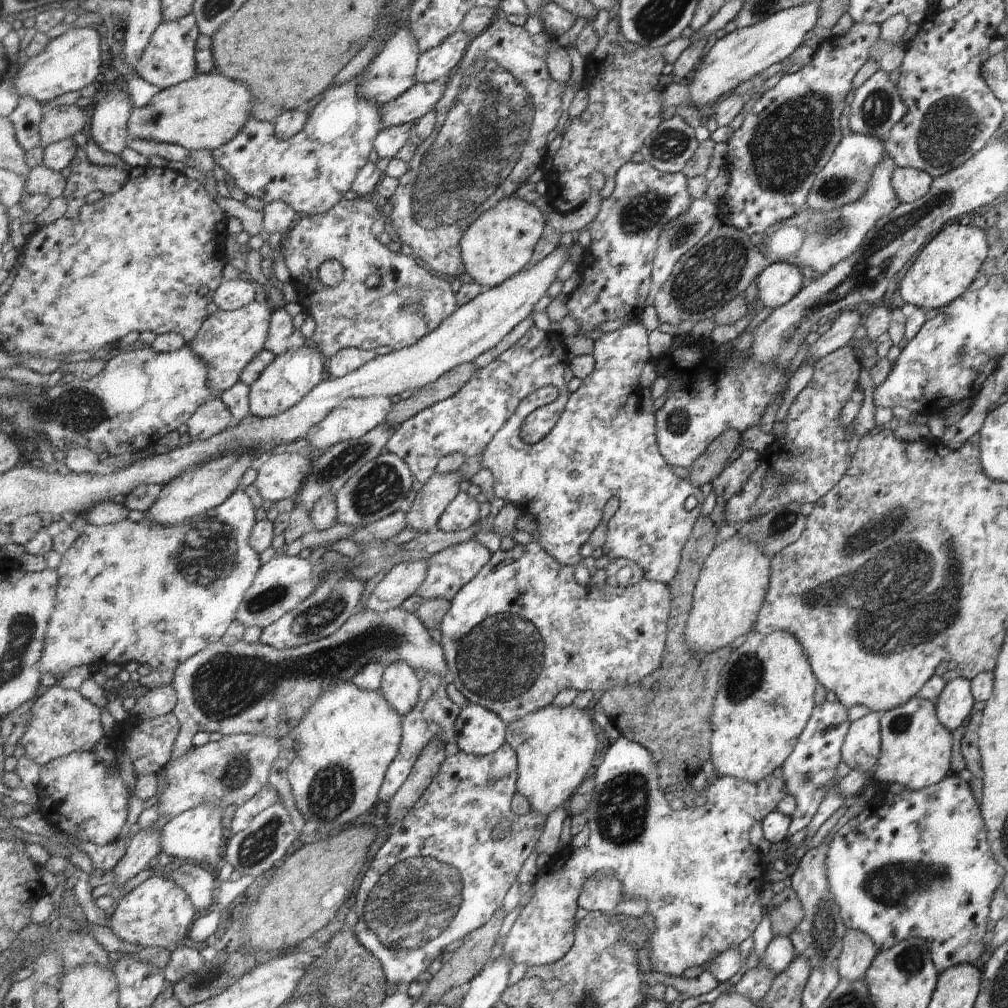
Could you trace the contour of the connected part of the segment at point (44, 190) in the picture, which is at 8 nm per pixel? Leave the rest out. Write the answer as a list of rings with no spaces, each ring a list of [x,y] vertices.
[[[39,165],[30,169],[27,176],[27,195],[45,195],[51,198],[64,196],[66,179],[60,172],[51,170],[47,165]]]

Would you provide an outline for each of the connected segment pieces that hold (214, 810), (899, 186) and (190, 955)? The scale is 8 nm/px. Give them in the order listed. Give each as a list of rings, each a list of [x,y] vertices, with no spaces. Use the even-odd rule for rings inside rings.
[[[201,805],[172,818],[160,832],[162,851],[183,862],[205,862],[210,868],[219,864],[221,848],[228,835],[223,831],[223,809],[216,805]]]
[[[895,167],[891,171],[890,185],[900,203],[910,203],[929,190],[932,180],[926,172],[909,167]]]
[[[181,943],[170,953],[170,959],[164,969],[165,978],[169,983],[179,982],[188,974],[202,969],[205,961],[195,948]]]

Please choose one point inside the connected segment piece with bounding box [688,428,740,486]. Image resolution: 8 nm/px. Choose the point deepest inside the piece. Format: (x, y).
(708, 465)

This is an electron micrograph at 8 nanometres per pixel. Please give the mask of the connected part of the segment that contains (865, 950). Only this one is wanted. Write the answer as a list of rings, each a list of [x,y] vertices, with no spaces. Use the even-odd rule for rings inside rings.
[[[846,929],[835,965],[838,977],[845,981],[862,981],[877,952],[873,942],[864,933]]]

